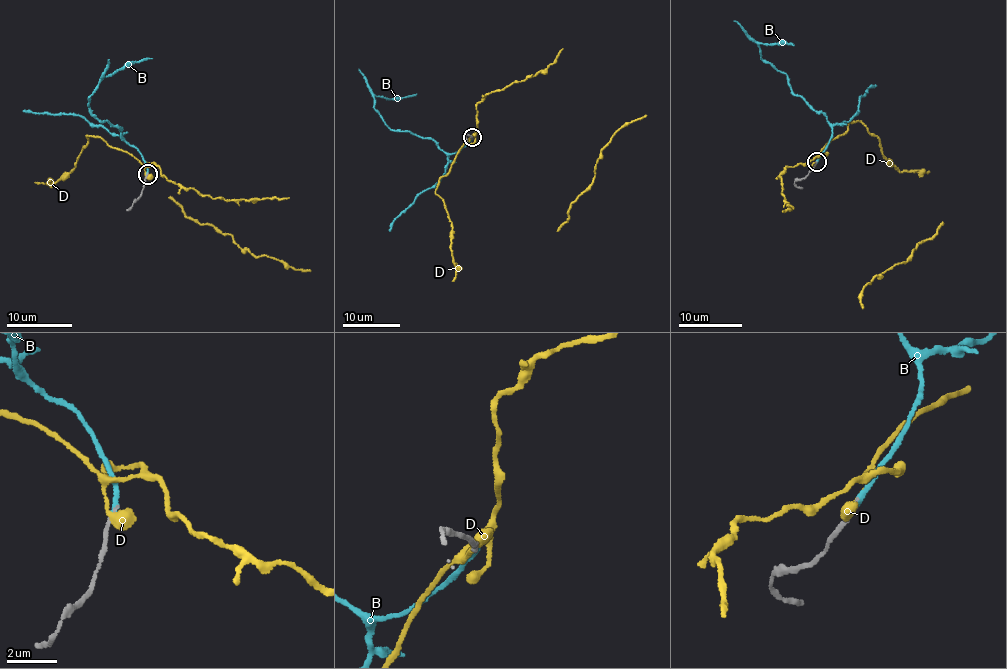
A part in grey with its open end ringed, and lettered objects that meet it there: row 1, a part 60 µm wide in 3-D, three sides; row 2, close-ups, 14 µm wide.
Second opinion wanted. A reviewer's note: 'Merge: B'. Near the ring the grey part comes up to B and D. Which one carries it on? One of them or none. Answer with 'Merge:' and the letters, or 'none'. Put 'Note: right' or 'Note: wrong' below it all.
Merge: B
Note: right

